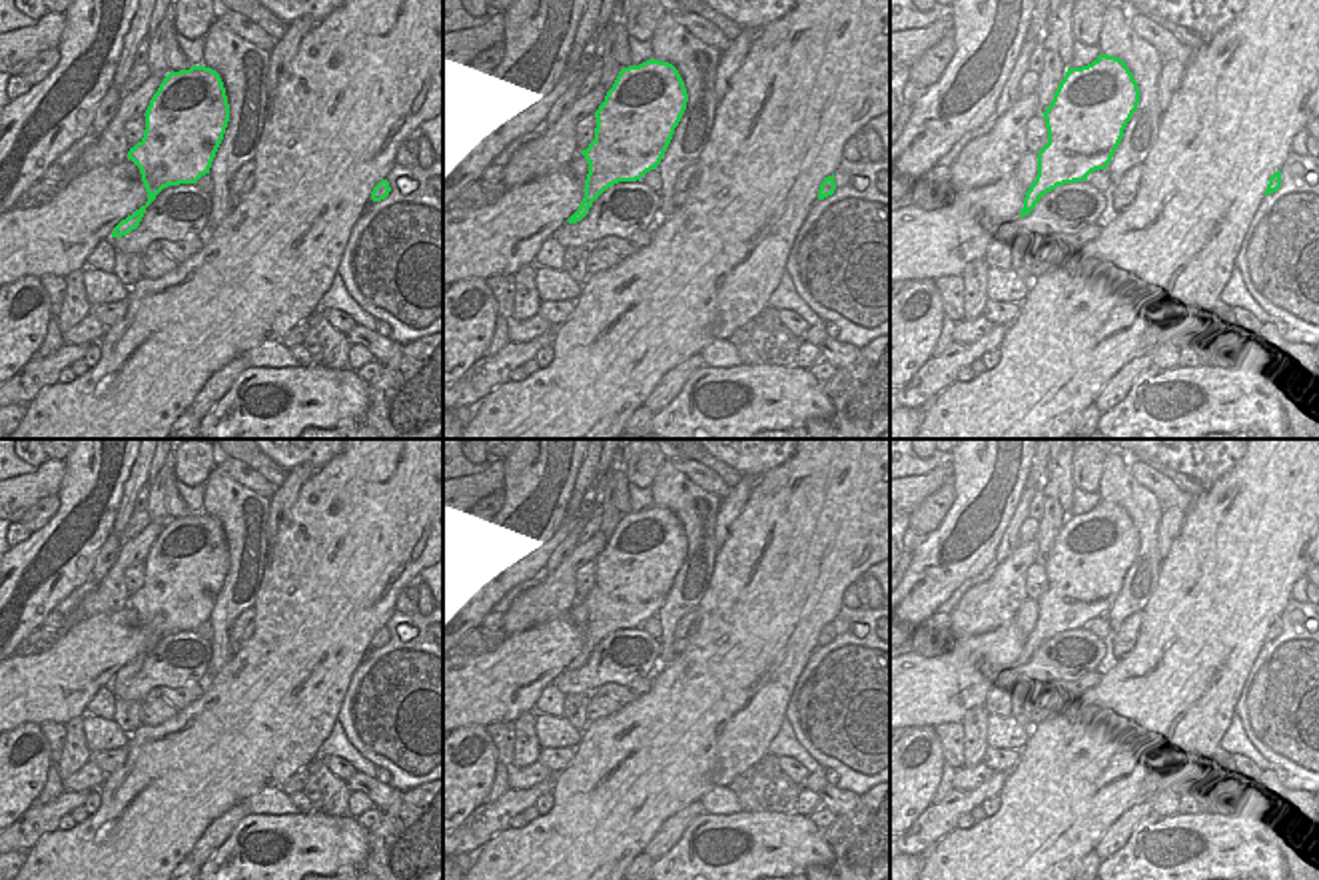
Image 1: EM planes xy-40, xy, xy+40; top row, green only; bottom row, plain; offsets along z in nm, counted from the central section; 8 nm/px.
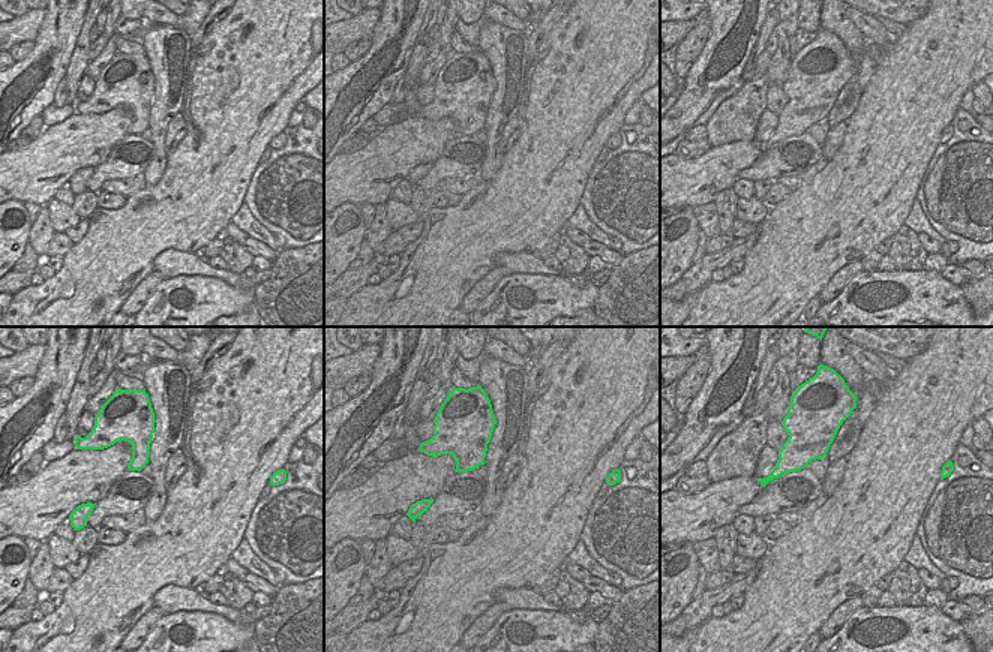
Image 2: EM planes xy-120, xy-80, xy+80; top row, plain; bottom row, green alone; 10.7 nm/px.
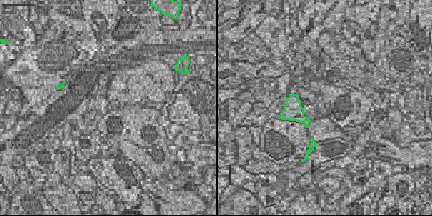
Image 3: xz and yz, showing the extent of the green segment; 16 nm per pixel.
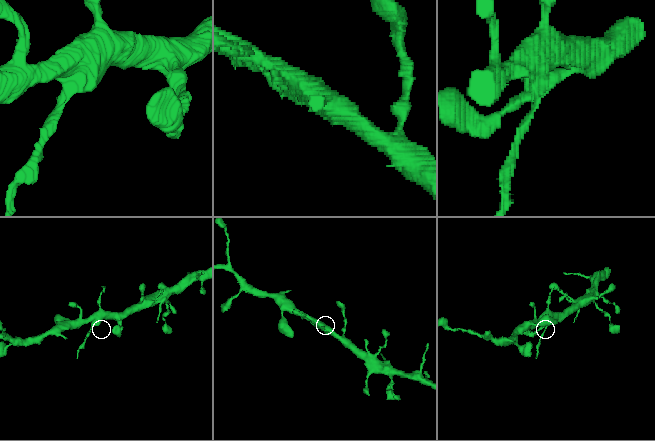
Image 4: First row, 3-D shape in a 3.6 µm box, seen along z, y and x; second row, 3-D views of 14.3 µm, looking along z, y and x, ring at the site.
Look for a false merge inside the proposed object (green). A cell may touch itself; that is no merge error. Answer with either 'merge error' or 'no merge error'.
merge error

